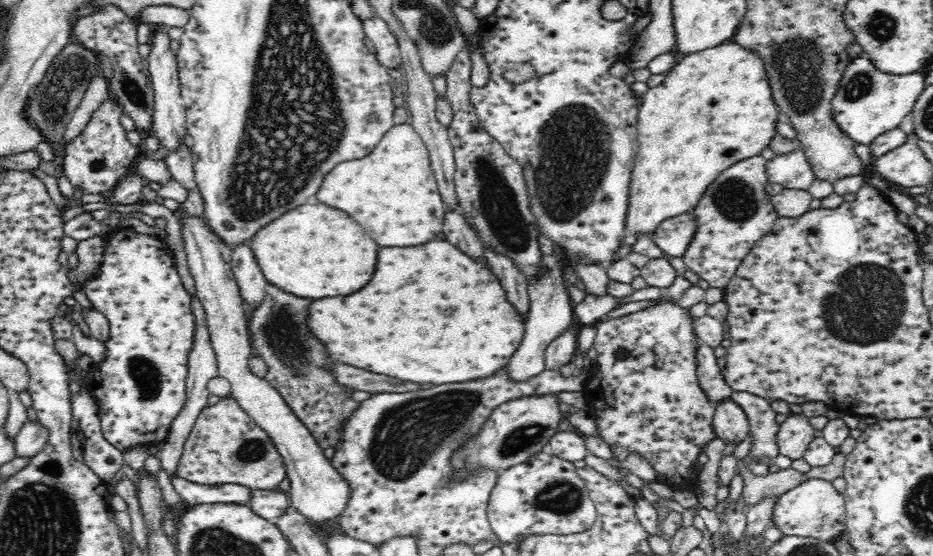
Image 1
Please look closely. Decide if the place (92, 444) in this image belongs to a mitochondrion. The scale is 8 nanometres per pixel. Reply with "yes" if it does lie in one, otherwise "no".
no

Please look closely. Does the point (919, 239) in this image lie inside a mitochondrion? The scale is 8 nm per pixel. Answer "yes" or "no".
no

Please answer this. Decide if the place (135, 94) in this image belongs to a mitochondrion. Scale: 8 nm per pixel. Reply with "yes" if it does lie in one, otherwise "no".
yes

